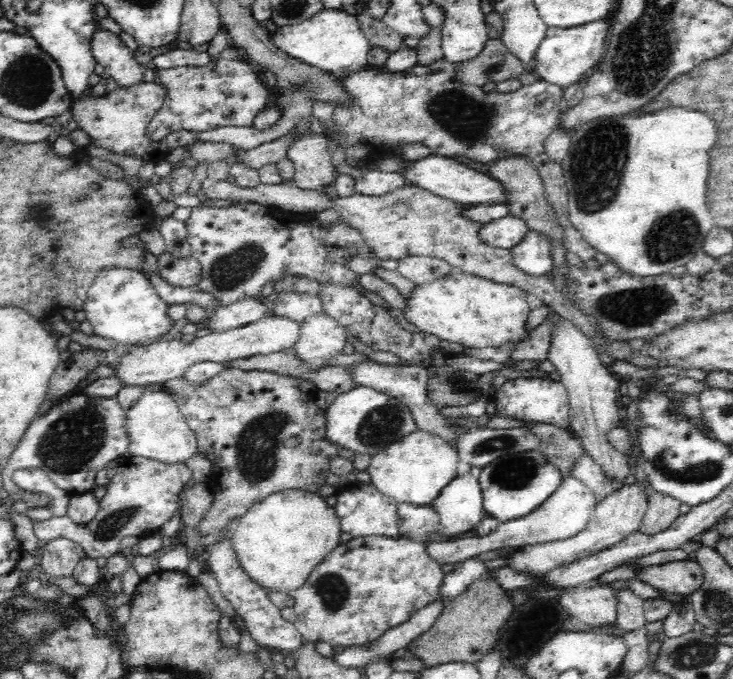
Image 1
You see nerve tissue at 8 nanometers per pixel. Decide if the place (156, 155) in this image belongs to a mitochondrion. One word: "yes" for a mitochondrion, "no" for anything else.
no

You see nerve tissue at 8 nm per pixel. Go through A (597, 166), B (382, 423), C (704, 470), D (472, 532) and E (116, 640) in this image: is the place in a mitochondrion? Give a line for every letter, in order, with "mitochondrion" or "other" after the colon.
A: mitochondrion
B: mitochondrion
C: mitochondrion
D: other
E: other

